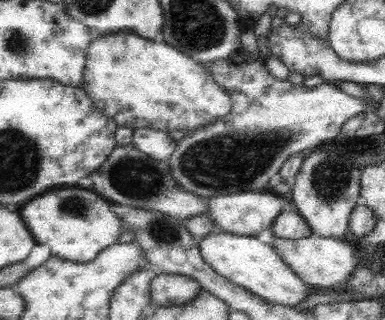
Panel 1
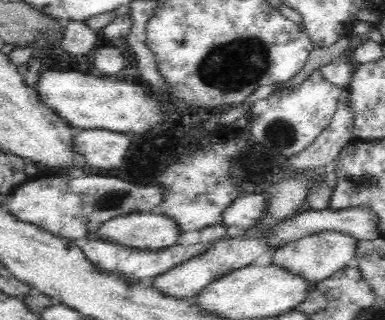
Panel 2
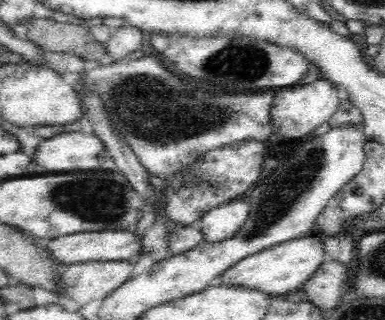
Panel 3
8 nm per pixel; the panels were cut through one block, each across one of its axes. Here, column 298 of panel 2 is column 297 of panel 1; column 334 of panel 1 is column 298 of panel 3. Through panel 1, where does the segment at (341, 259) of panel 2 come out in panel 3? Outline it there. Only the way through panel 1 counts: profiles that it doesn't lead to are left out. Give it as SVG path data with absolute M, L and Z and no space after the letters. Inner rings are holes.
M304 236L298 240L288 240L284 244L278 244L274 248L268 248L266 252L256 252L254 256L246 256L234 268L228 268L226 274L218 278L216 284L236 284L242 288L254 288L264 294L270 294L274 298L288 296L290 292L298 292L314 276L314 272L324 262L324 236Z

